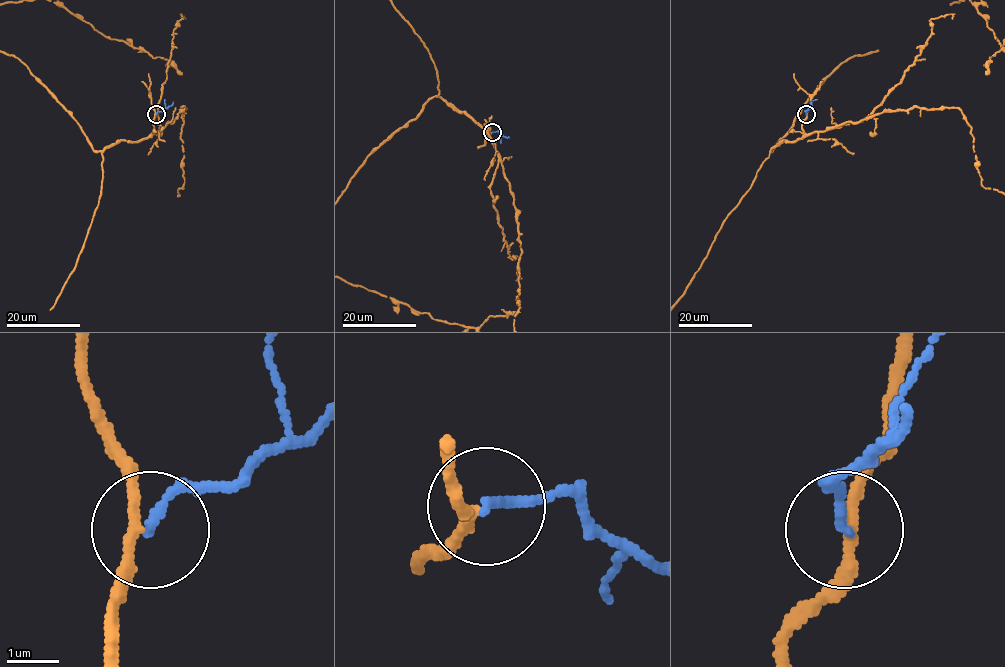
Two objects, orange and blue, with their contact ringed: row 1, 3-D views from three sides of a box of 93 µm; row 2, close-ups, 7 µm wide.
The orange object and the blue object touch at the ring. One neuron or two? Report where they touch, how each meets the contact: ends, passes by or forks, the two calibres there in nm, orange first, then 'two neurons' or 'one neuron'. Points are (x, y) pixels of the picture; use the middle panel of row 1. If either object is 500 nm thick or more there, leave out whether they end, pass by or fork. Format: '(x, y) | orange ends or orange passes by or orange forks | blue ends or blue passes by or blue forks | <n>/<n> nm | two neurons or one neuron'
(492, 132) | orange passes by | blue ends | 200/180 nm | two neurons

